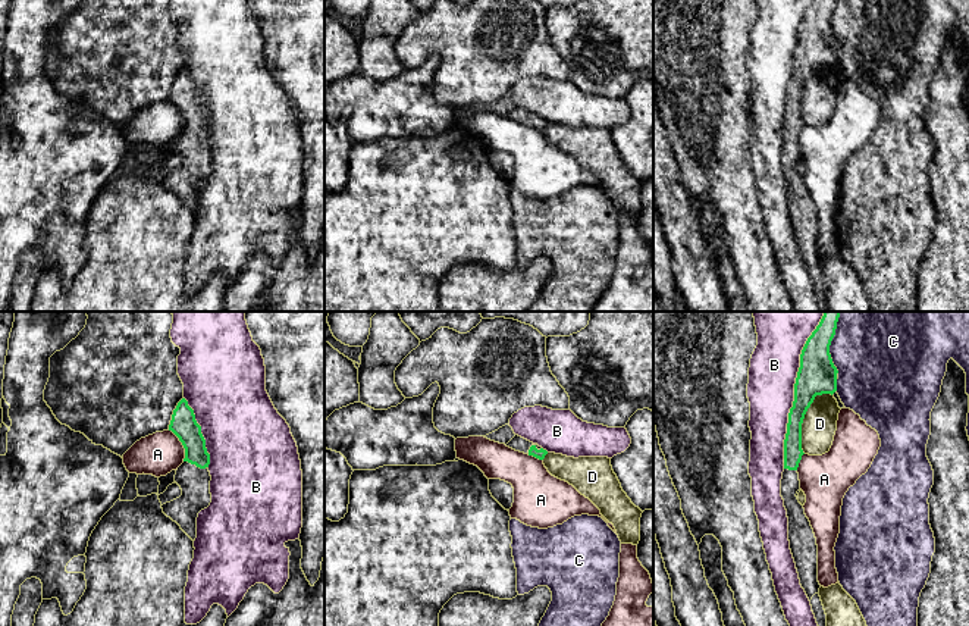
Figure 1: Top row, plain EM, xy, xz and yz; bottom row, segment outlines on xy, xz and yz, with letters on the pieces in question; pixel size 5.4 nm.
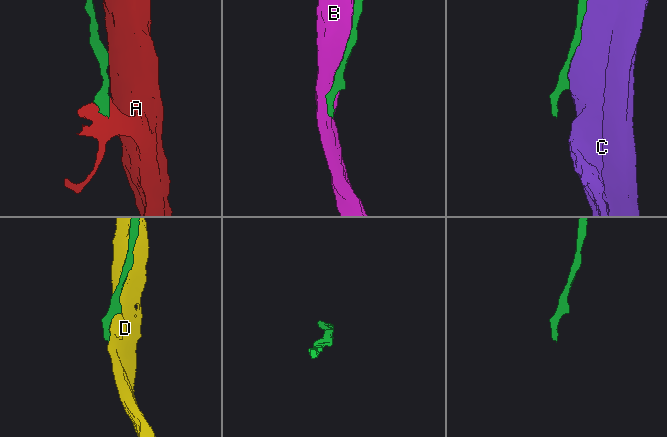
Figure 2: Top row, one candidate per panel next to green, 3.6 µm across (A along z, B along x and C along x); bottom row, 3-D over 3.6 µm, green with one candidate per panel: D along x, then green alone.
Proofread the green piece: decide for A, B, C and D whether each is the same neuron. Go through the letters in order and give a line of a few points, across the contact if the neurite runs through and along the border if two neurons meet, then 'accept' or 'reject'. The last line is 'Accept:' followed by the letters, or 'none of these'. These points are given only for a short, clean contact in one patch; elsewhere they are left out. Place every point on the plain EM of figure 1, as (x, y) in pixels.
A: line xy (169, 100), (184, 119), (184, 131); reject
B: reject
C: reject
D: reject
Accept: none of these

